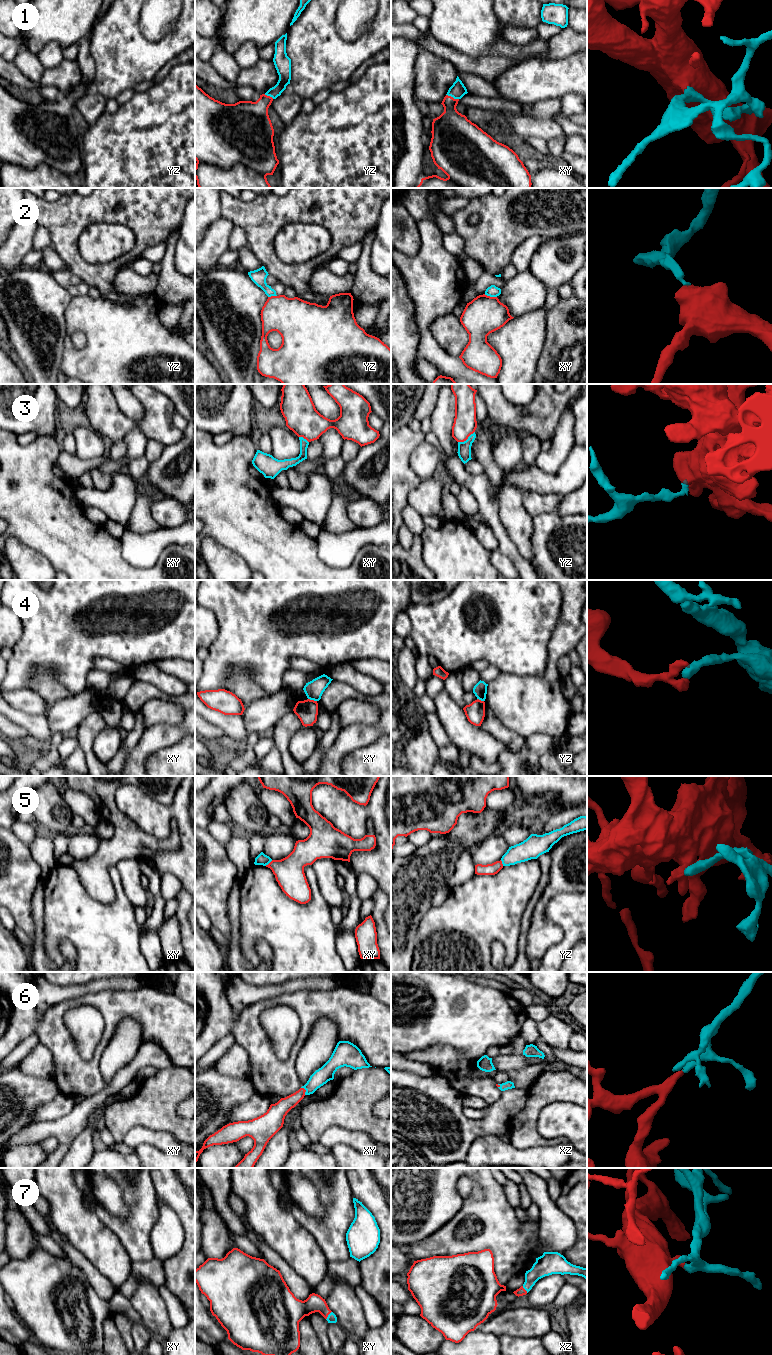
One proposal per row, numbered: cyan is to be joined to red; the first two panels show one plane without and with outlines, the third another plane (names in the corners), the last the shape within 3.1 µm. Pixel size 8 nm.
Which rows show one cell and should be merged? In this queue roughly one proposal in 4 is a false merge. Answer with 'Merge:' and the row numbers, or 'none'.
Merge: 1, 6, 7

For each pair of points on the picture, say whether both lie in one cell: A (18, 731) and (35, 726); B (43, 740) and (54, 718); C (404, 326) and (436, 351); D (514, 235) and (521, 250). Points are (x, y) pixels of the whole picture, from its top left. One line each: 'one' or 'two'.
A: two
B: two
C: two
D: two

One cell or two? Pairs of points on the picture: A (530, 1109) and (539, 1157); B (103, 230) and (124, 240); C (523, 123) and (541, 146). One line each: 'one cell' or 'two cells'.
A: two cells
B: one cell
C: two cells

